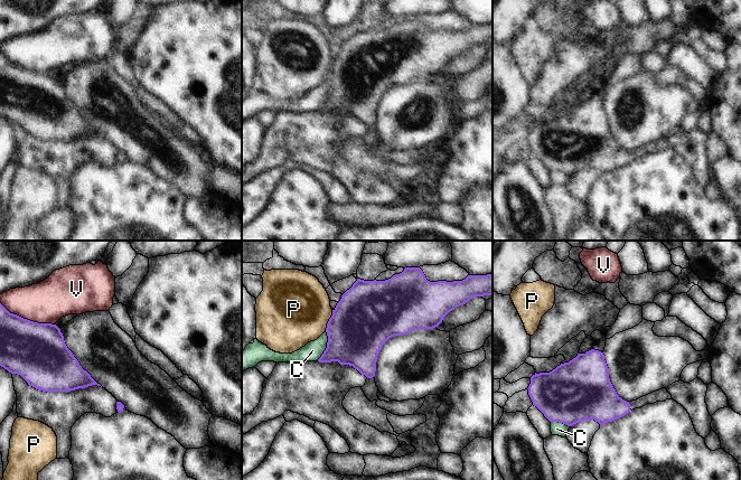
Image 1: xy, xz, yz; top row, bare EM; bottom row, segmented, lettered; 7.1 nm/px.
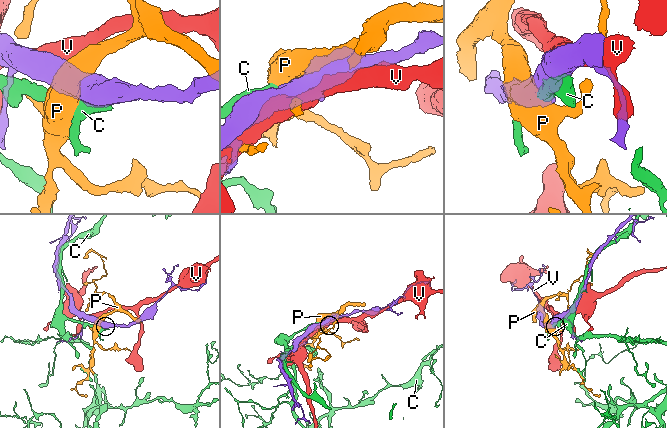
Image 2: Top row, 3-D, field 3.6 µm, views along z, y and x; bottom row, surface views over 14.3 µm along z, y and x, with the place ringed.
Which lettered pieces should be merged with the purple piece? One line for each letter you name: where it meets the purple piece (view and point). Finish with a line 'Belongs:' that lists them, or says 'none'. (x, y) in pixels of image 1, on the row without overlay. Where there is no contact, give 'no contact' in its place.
Belongs: none

